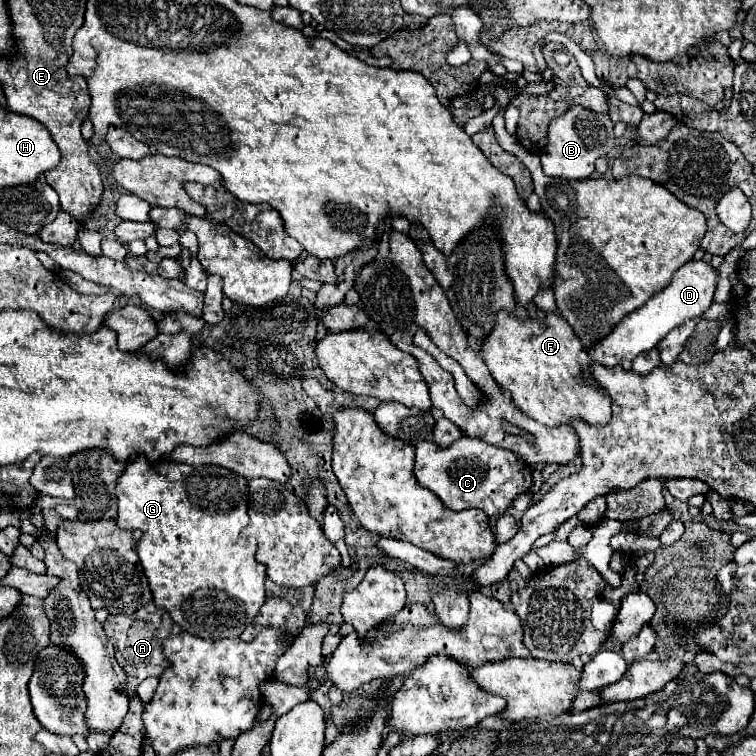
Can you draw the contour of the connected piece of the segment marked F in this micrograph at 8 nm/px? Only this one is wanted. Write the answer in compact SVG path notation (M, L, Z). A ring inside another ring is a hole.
M499 313L499 321L491 331L491 337L483 341L479 357L489 367L491 375L499 383L503 391L507 391L513 403L531 419L547 425L547 427L561 427L573 425L575 419L587 425L607 425L611 421L611 397L591 377L591 357L583 349L579 337L573 333L571 325L563 317L555 317L555 313L539 313L537 319L519 321L515 315Z

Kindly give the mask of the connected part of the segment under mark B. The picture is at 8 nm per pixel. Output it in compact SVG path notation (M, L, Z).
M571 105L563 115L549 123L549 143L541 155L543 173L549 177L587 179L595 171L595 161L615 147L613 121L607 113L595 113L581 105Z

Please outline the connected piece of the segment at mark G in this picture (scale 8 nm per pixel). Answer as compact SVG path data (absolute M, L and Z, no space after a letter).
M137 455L117 481L117 499L119 528L143 531L137 543L137 555L149 579L155 605L167 609L171 619L195 637L211 641L239 637L243 629L255 621L265 603L267 577L267 567L255 559L256 538L241 537L249 525L249 479L219 465L189 467L177 461L149 463L147 457Z

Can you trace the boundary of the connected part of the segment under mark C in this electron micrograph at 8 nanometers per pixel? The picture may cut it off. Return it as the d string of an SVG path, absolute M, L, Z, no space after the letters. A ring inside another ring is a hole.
M461 437L447 449L437 447L433 441L419 443L413 473L419 485L433 491L445 507L453 511L475 507L489 517L505 513L513 499L531 487L531 469L517 453L469 437Z

